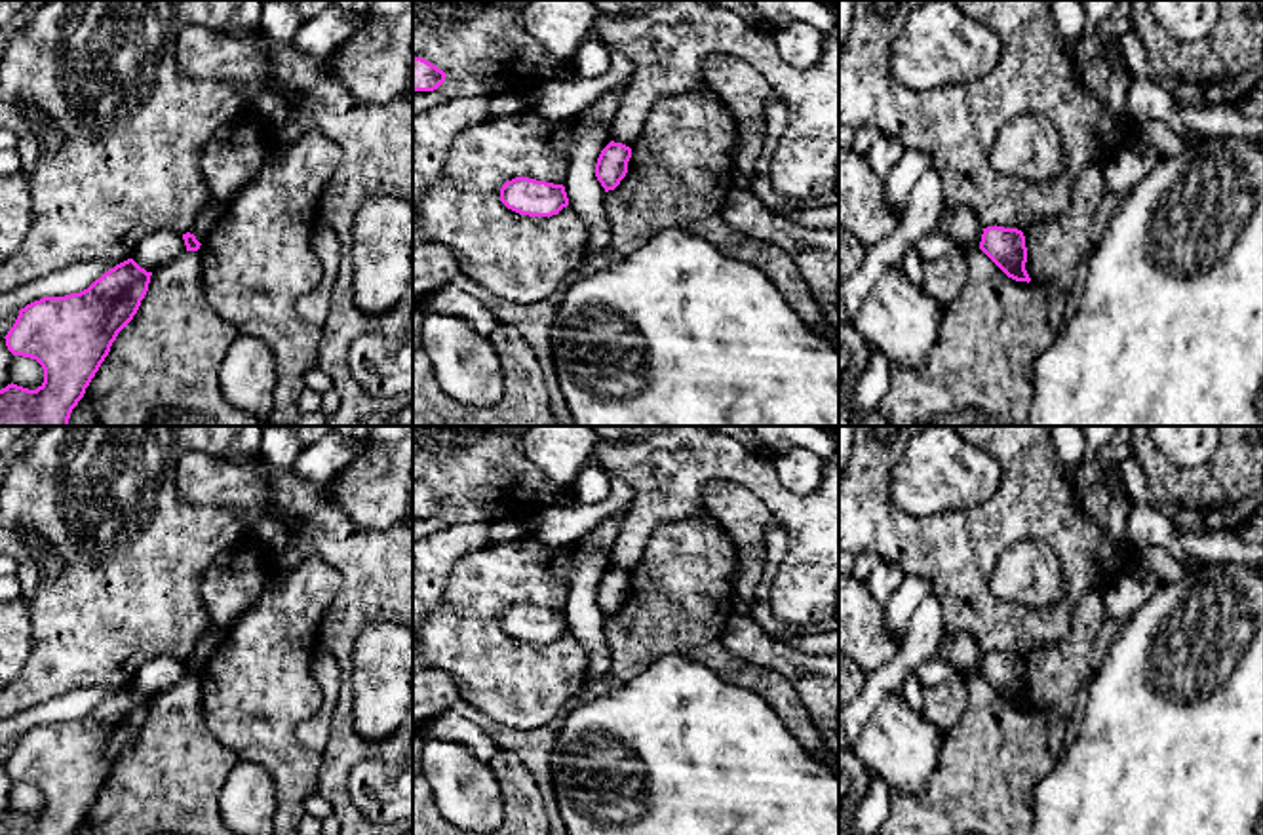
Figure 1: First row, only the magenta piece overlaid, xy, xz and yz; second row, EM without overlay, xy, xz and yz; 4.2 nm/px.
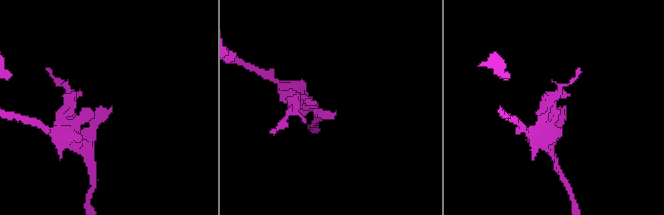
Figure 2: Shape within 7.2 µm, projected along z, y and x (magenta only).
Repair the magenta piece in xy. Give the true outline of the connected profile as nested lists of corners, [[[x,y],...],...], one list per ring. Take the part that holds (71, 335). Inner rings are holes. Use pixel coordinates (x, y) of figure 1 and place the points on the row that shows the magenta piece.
[[[127,259],[80,293],[44,297],[19,310],[6,346],[13,356],[36,359],[44,382],[36,390],[8,384],[0,390],[0,426],[68,426],[72,409],[110,352],[118,333],[133,320],[148,291],[152,272]]]

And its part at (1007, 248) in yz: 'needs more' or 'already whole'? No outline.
already whole

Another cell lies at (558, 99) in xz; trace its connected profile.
[[[609,46],[609,53],[611,67],[605,74],[584,78],[571,72],[565,80],[548,80],[534,97],[527,99],[527,107],[548,122],[561,122],[582,114],[599,97],[628,80],[633,70],[633,63],[618,48]]]

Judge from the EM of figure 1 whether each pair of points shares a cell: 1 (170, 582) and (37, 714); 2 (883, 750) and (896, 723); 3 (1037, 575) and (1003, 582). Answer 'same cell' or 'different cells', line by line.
1: different cells
2: same cell
3: same cell

